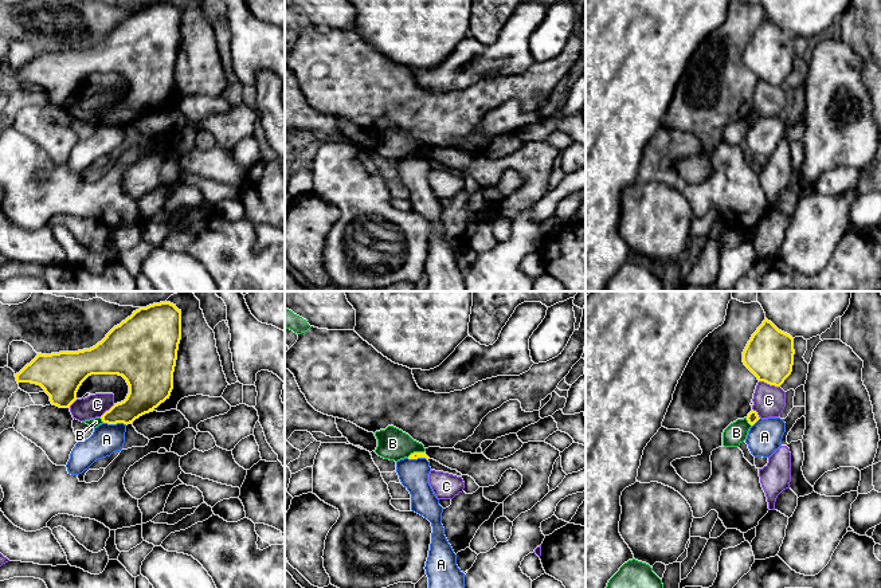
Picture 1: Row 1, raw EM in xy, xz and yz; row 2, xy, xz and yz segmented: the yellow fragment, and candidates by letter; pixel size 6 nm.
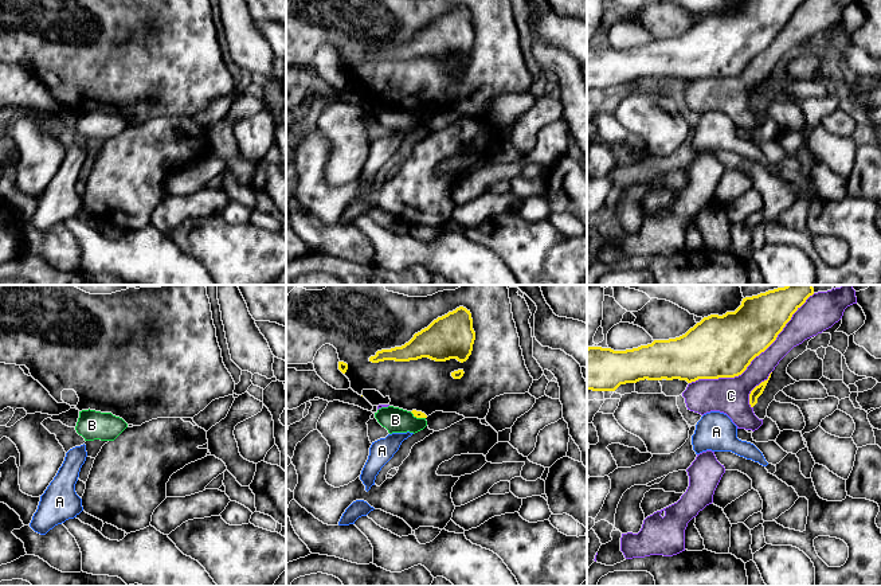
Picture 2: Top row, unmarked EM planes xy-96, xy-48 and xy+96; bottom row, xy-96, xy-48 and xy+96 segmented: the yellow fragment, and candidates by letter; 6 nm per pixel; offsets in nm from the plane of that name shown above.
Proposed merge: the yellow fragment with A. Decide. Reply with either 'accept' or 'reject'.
reject

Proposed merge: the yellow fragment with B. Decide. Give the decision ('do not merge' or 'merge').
do not merge

